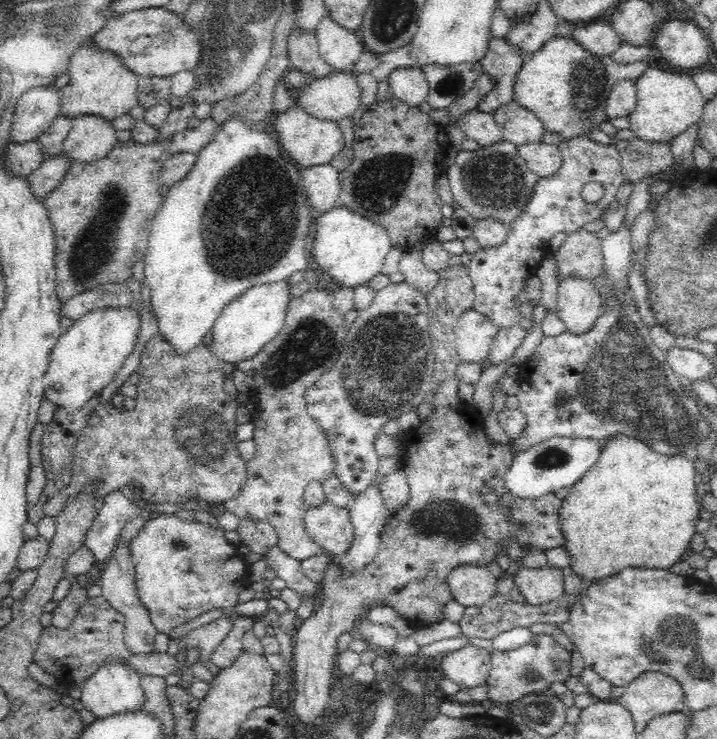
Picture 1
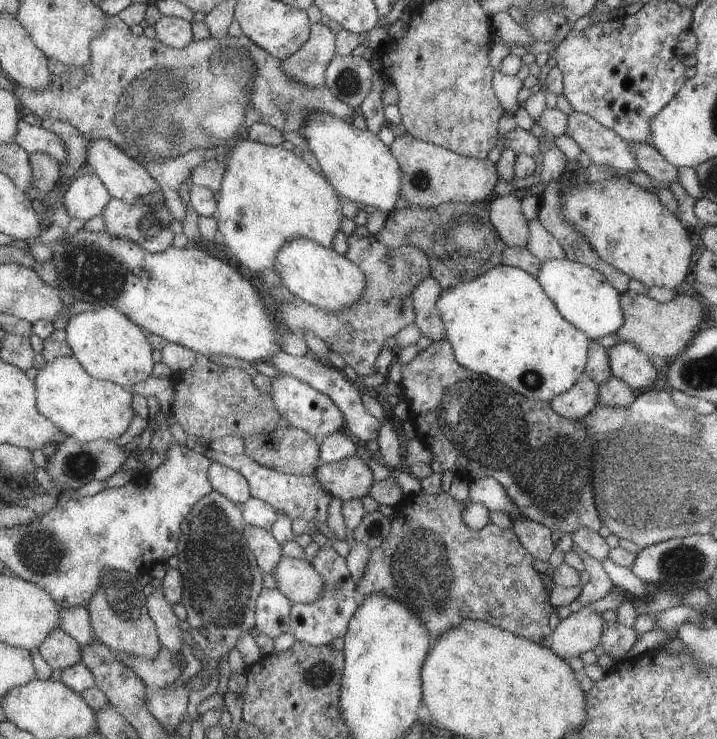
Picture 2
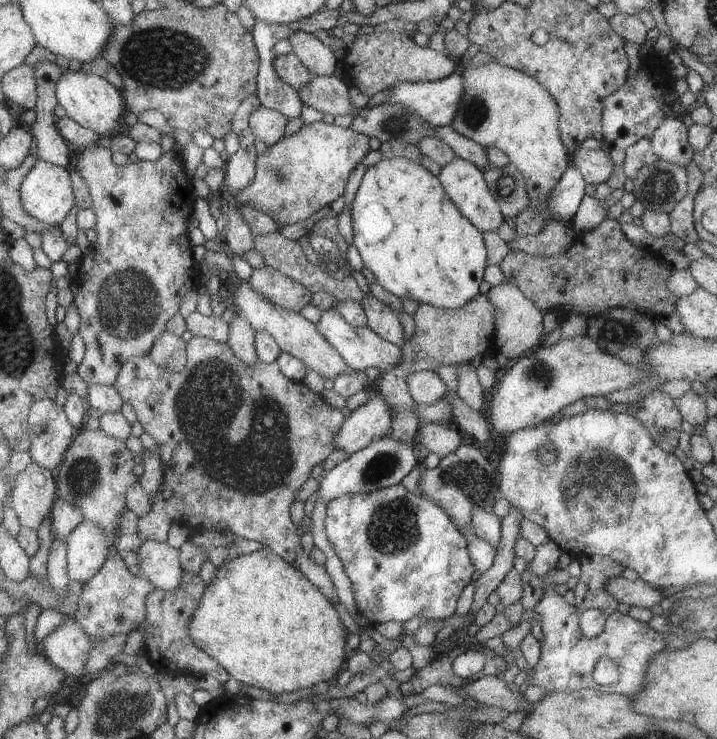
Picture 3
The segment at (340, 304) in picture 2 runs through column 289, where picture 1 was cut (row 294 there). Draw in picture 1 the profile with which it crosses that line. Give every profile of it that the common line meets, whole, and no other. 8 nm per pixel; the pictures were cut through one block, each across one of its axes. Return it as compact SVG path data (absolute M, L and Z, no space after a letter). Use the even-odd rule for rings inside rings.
M288 278L258 283L247 288L237 299L230 302L213 324L214 340L210 349L214 351L214 356L222 363L226 361L233 364L245 363L251 356L256 355L284 326L286 310L293 299L291 289L292 285Z

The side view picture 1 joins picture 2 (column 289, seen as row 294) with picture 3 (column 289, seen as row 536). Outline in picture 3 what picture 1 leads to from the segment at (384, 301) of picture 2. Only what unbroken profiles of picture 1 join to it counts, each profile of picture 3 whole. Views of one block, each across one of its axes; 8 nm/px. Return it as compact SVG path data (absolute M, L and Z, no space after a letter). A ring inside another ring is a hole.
M267 266L253 268L248 282L257 294L263 294L267 302L279 308L298 312L311 301L311 292L301 284Z

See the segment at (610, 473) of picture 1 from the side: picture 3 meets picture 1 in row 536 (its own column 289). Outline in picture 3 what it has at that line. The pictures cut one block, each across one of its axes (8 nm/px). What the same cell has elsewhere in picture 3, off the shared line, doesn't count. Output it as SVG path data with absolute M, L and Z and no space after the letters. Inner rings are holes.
M265 547L251 554L238 555L217 567L187 626L191 642L221 664L229 677L271 695L290 693L326 682L339 672L340 665L345 661L343 647L348 632L332 604L297 568Z

